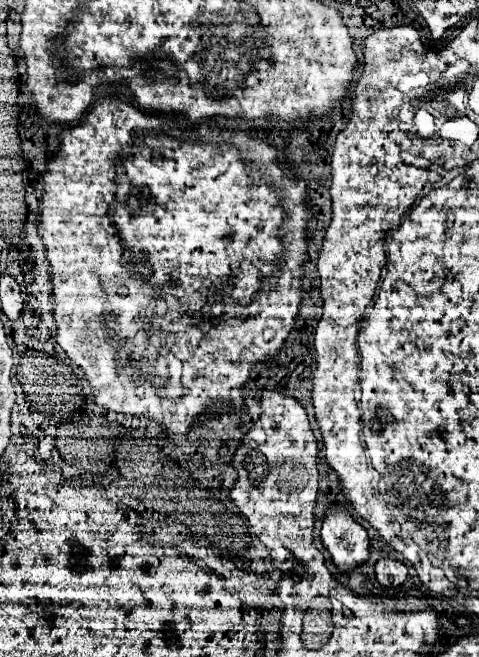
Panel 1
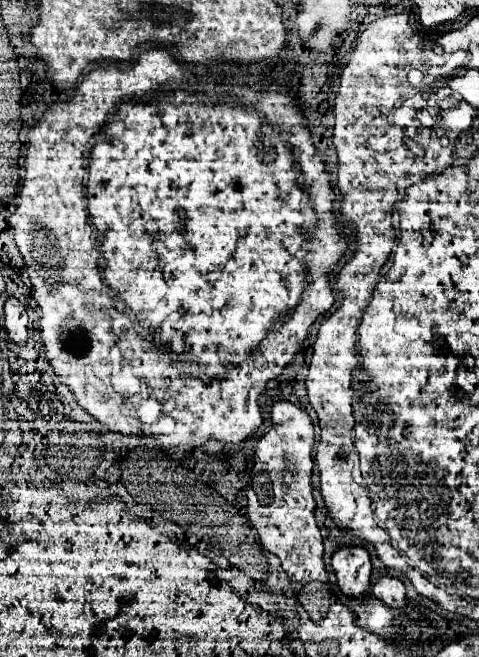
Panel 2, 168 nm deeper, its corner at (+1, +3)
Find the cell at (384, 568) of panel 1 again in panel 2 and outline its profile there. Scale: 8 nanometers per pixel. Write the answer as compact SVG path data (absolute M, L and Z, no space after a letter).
M381 576L373 584L373 594L391 608L401 608L405 604L405 584L395 576Z

